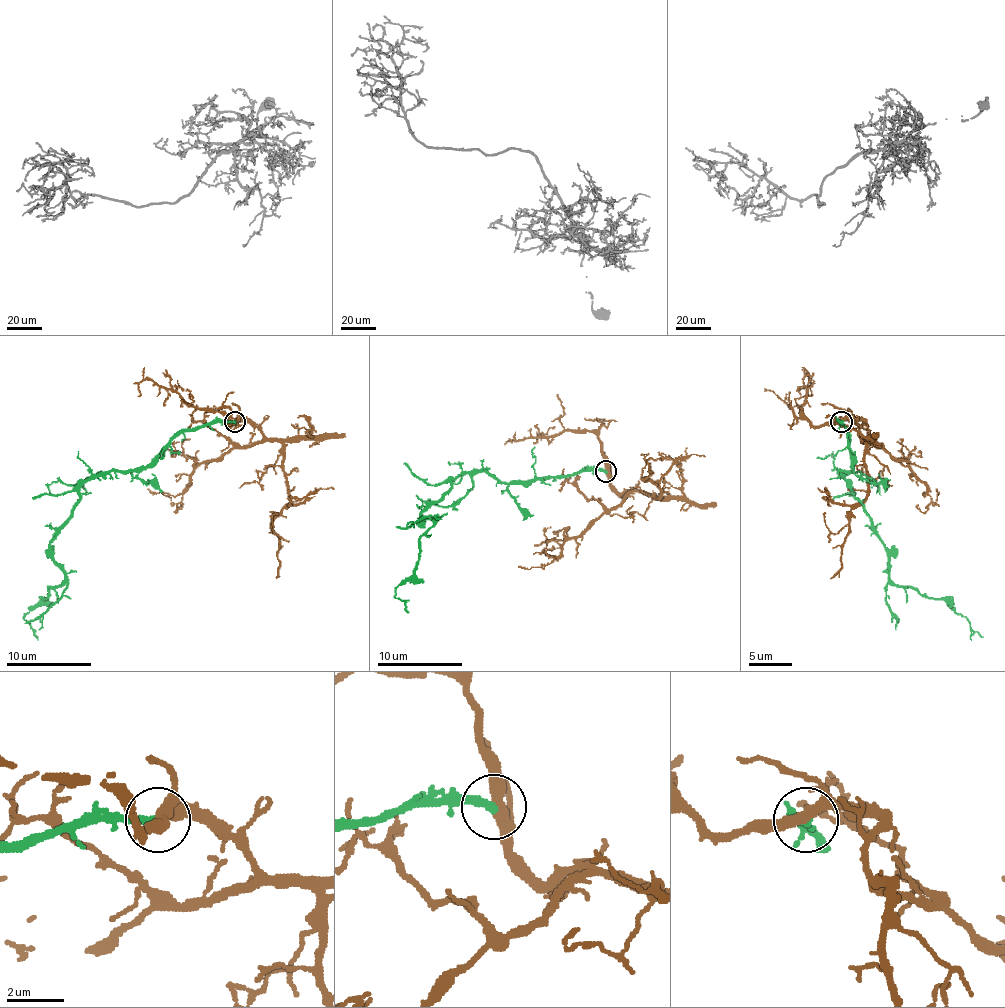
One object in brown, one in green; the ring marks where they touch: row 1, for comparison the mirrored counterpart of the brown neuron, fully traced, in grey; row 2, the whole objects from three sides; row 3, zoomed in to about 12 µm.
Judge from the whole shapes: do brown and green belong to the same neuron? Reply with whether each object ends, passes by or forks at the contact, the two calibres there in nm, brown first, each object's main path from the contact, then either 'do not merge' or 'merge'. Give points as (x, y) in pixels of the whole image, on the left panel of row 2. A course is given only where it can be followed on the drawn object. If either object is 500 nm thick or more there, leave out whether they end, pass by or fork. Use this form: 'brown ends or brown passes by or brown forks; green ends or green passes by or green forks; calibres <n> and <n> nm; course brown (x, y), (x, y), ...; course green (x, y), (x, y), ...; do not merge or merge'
brown passes by; green ends; calibres 400 and 280 nm; course brown (235, 422), (239, 418), (252, 422), (282, 443), (291, 501), (271, 524), (280, 567), (276, 578); course green (235, 422), (184, 428), (144, 467), (92, 475), (80, 488), (50, 543), (65, 578), (24, 614), (37, 637); do not merge

